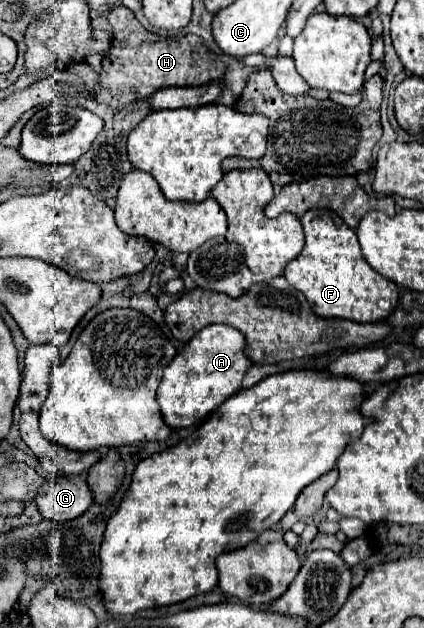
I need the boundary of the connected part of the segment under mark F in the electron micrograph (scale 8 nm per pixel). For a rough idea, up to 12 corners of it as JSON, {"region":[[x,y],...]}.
{"region":[[307,211],[285,279],[319,317],[375,323],[398,287],[365,261],[355,231]]}

